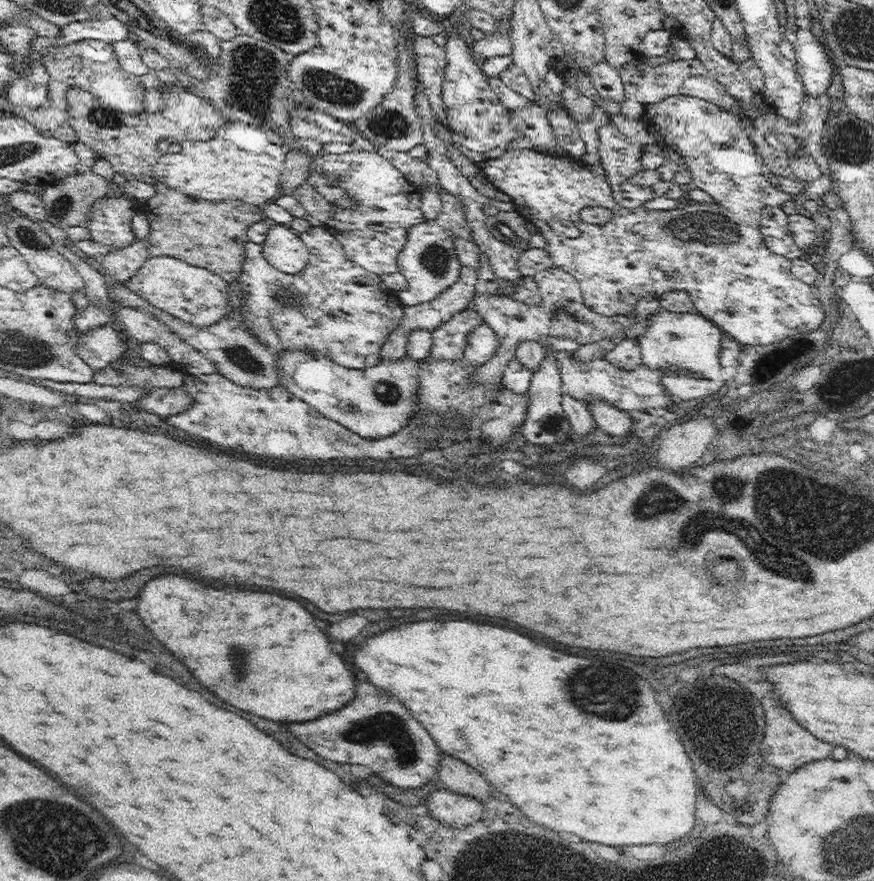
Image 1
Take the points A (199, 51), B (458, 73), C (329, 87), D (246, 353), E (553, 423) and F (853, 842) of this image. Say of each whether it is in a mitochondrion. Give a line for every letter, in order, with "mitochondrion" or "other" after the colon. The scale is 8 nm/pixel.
A: mitochondrion
B: other
C: mitochondrion
D: mitochondrion
E: mitochondrion
F: mitochondrion

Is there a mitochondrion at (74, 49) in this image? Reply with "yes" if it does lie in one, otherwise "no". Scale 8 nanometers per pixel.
no

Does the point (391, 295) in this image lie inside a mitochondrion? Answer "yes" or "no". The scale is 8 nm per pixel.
no

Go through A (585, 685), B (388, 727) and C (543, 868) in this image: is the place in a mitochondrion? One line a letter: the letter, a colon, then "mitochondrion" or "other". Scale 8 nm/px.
A: mitochondrion
B: mitochondrion
C: mitochondrion

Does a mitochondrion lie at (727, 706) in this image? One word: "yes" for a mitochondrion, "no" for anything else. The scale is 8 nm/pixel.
yes

